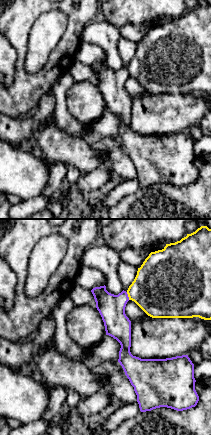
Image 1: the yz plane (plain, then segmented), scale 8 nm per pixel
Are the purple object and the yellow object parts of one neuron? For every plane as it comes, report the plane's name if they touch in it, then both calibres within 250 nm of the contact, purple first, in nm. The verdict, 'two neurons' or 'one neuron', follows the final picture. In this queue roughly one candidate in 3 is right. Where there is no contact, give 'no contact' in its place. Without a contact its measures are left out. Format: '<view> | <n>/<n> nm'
yz | 220/400 nm

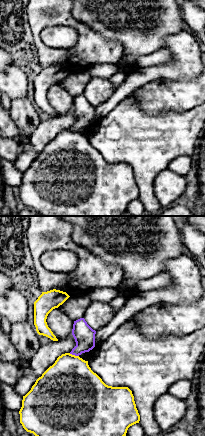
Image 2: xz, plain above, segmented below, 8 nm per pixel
xz | 170/420 nm

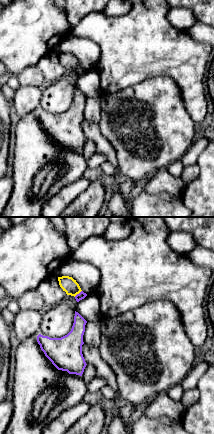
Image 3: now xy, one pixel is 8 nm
xy | 60/120 nm

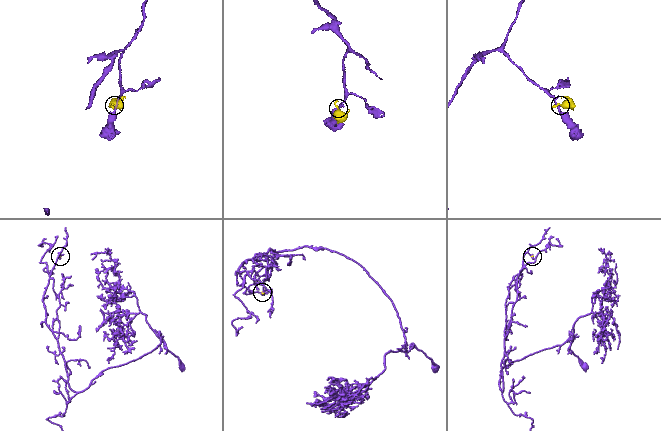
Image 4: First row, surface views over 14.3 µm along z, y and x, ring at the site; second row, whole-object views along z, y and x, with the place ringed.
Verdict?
two neurons

